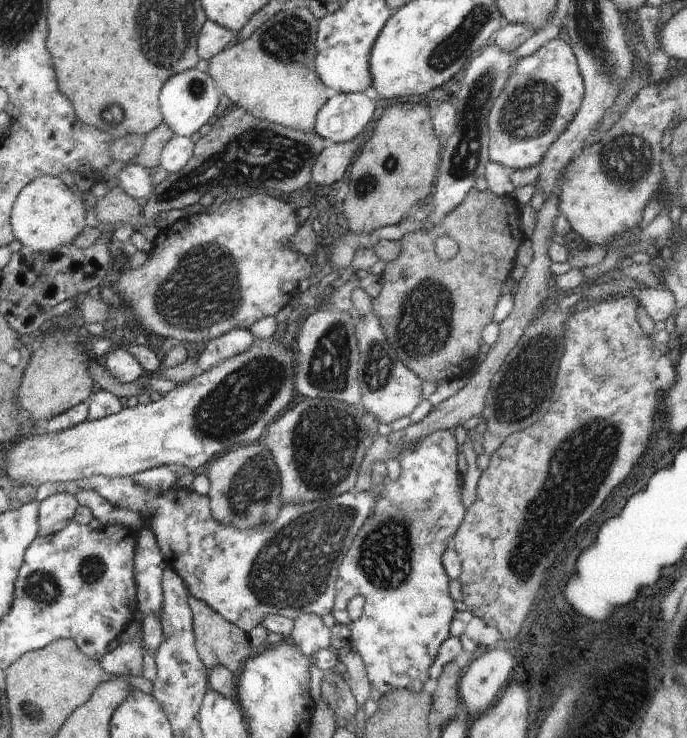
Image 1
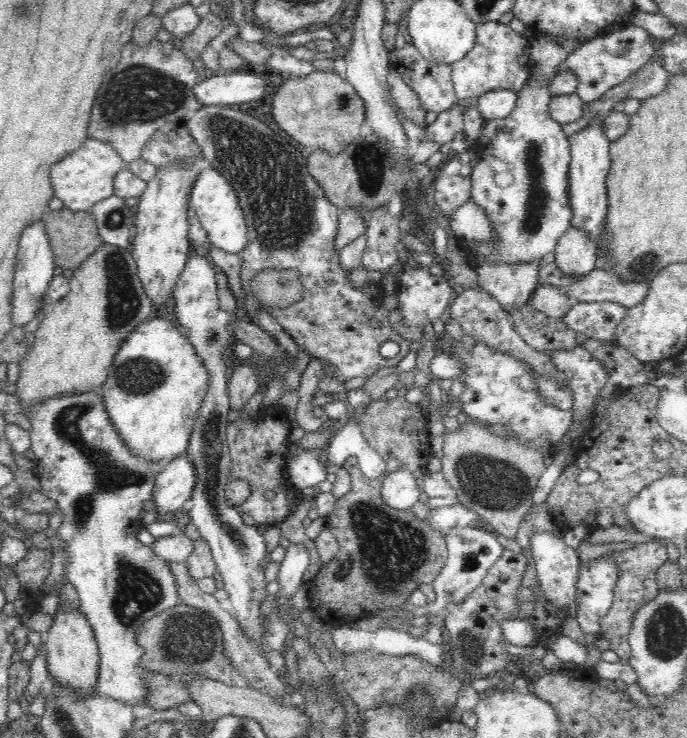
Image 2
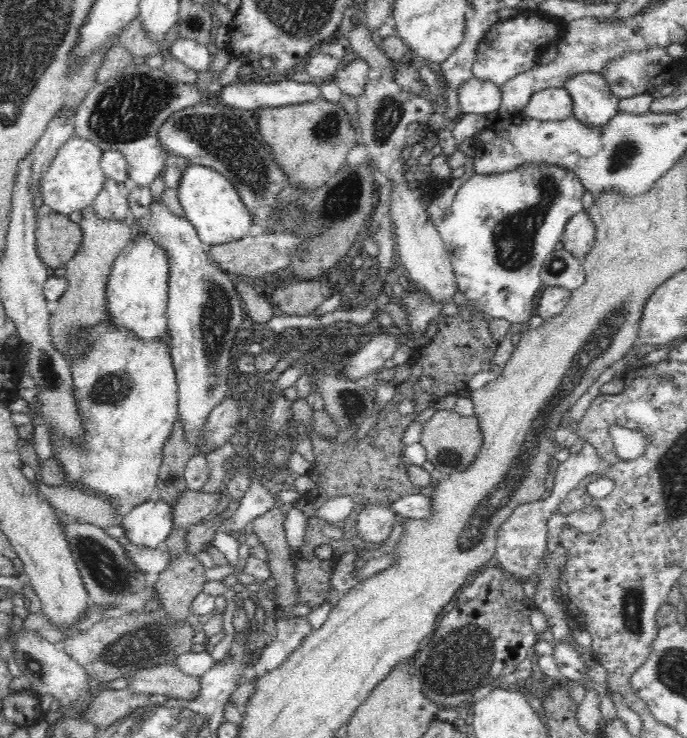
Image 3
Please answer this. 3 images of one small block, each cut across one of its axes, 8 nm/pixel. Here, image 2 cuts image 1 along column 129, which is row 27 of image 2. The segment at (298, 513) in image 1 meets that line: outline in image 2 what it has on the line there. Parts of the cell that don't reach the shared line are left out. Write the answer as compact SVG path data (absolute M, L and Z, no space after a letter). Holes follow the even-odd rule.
M500 21L480 23L477 25L476 35L472 50L450 65L457 100L478 98L496 89L520 92L532 73L531 38L524 38L514 32L510 25Z

